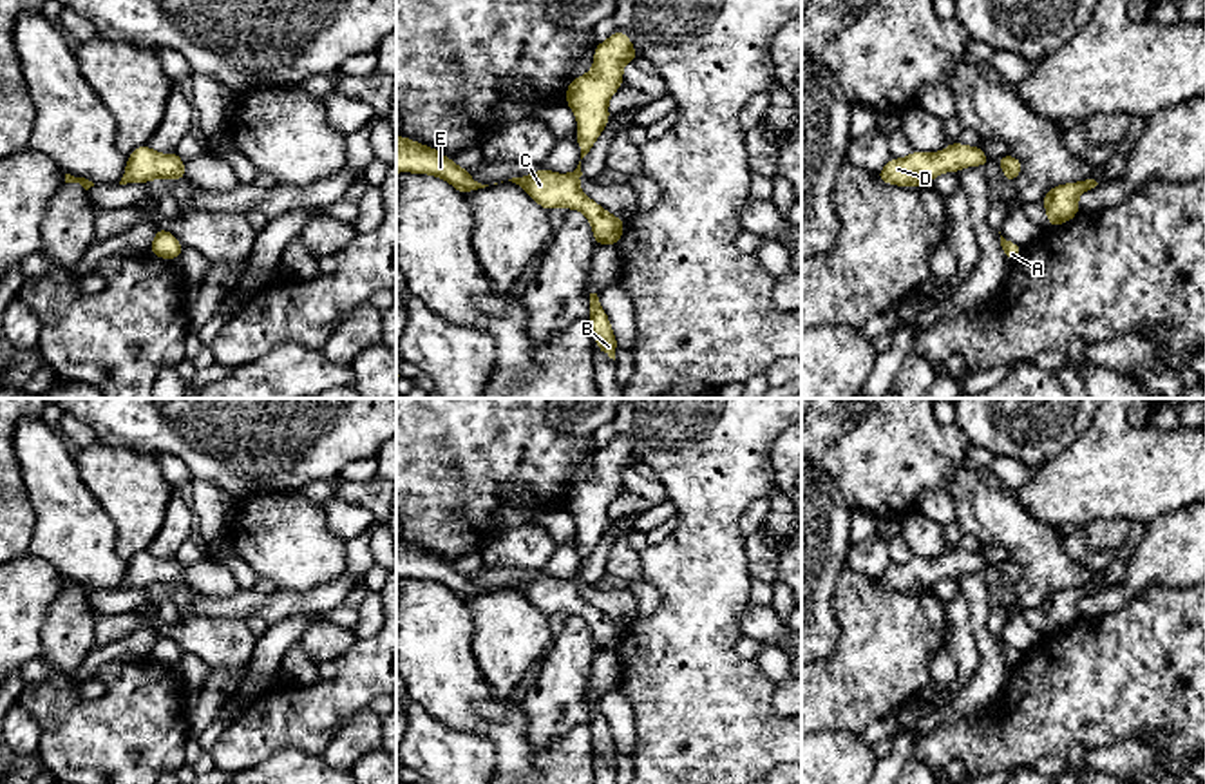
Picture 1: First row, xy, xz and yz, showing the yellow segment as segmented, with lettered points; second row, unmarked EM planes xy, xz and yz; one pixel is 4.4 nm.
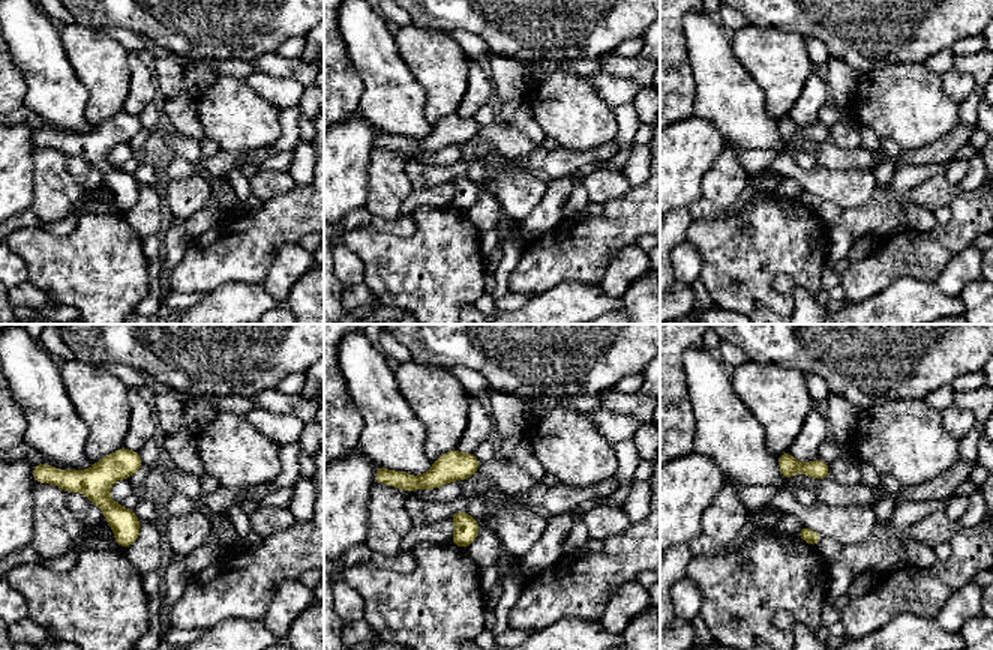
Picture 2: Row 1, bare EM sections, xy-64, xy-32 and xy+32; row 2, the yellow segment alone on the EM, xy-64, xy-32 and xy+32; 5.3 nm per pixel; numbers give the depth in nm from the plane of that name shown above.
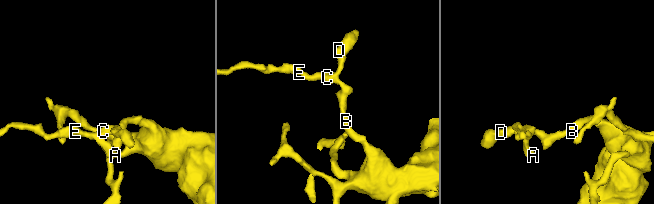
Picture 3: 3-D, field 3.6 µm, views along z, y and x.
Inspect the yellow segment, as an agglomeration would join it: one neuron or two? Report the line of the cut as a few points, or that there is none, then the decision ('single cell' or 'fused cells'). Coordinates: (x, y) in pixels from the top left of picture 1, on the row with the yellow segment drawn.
cut none; single cell

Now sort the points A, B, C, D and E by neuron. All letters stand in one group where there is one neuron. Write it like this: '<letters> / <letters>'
A B C D E

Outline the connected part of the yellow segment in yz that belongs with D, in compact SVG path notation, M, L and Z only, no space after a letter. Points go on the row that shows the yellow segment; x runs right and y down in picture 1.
M952 143L935 154L914 150L903 159L890 158L876 177L897 186L925 186L930 185L937 174L959 172L966 167L986 167L990 159L981 147L966 147Z

